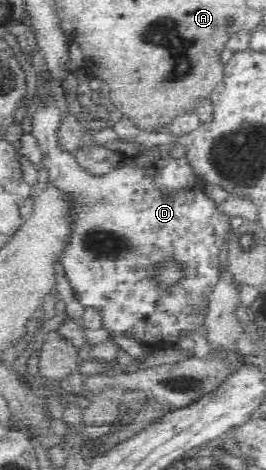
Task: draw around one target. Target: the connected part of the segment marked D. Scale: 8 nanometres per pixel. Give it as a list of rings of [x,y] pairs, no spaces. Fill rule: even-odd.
[[[29,61],[35,71],[35,84],[33,86],[34,96],[33,103],[31,105],[32,114],[32,134],[36,137],[42,152],[44,153],[45,169],[49,175],[49,183],[52,187],[56,188],[66,199],[66,203],[70,205],[69,222],[70,224],[70,240],[68,244],[64,246],[64,250],[59,252],[59,262],[61,279],[63,281],[63,289],[65,290],[66,297],[70,301],[71,307],[78,312],[78,309],[94,308],[100,312],[102,316],[104,330],[109,330],[113,334],[122,332],[128,338],[136,340],[145,351],[147,360],[152,359],[152,355],[155,350],[166,350],[166,348],[175,348],[176,344],[182,340],[183,336],[190,336],[189,332],[194,332],[198,328],[204,328],[205,317],[209,308],[209,300],[212,292],[214,292],[214,286],[220,282],[220,272],[225,262],[224,251],[226,241],[234,227],[233,218],[229,214],[219,212],[219,197],[215,197],[213,200],[210,198],[204,198],[202,194],[202,188],[208,188],[204,181],[198,182],[199,177],[195,176],[186,158],[179,153],[179,147],[174,144],[162,144],[152,146],[152,148],[140,148],[137,150],[129,150],[129,155],[120,169],[115,169],[113,172],[108,172],[106,175],[93,176],[87,171],[84,171],[73,152],[67,150],[60,150],[57,143],[57,134],[59,126],[62,124],[62,120],[66,113],[66,109],[61,106],[61,102],[58,100],[56,84],[46,68],[43,67],[40,61]],[[162,262],[175,262],[181,266],[181,279],[178,279],[171,287],[162,287],[162,281],[158,277],[156,268],[160,268]]]

